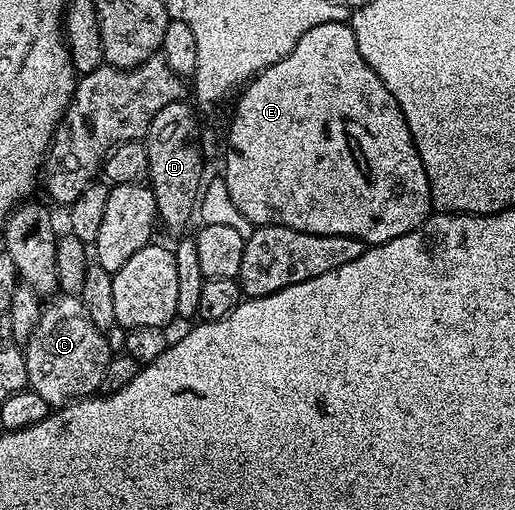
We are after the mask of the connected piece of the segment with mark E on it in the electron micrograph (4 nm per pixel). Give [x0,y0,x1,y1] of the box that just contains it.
[225,23,433,245]

